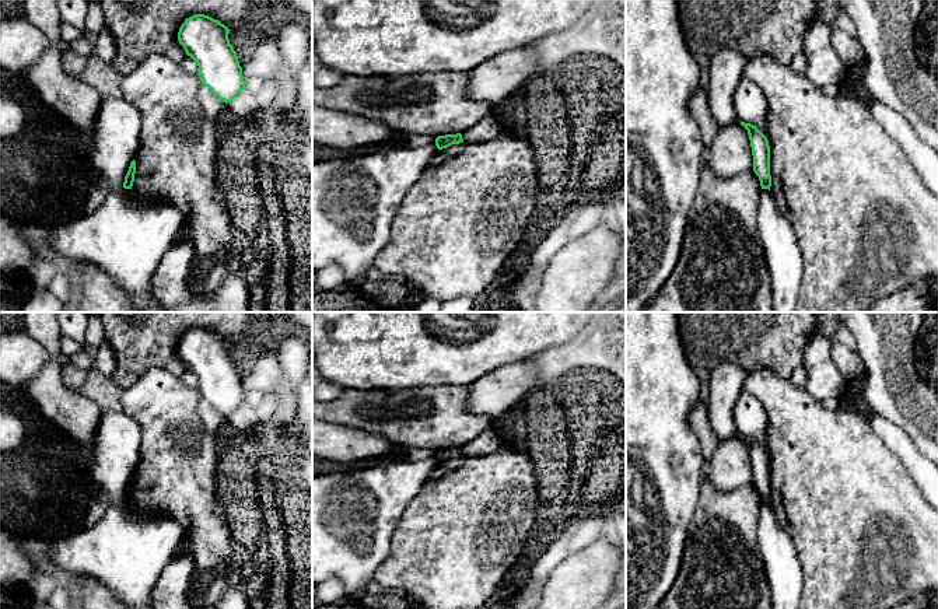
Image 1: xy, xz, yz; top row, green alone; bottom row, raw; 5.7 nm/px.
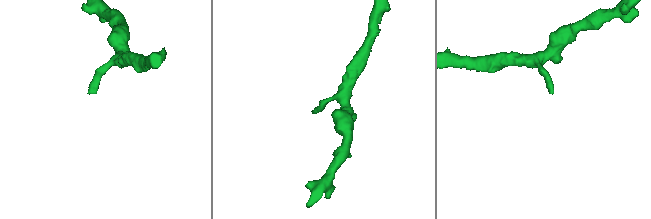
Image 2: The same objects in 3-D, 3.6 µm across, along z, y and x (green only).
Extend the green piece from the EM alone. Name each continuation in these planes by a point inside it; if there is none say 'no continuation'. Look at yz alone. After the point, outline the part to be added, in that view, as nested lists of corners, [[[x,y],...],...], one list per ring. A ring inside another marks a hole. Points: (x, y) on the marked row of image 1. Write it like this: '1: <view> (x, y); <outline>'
no continuation

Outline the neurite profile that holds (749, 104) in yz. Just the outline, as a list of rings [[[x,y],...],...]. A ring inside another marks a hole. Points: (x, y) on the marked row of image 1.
[[[742,77],[734,91],[734,111],[739,122],[756,126],[766,137],[769,132],[767,102],[762,90]]]

